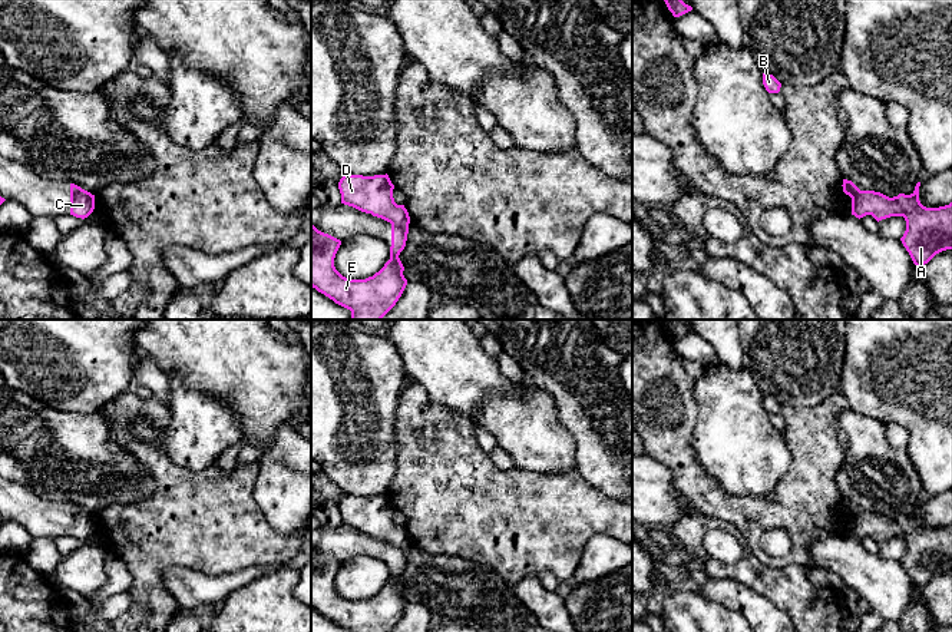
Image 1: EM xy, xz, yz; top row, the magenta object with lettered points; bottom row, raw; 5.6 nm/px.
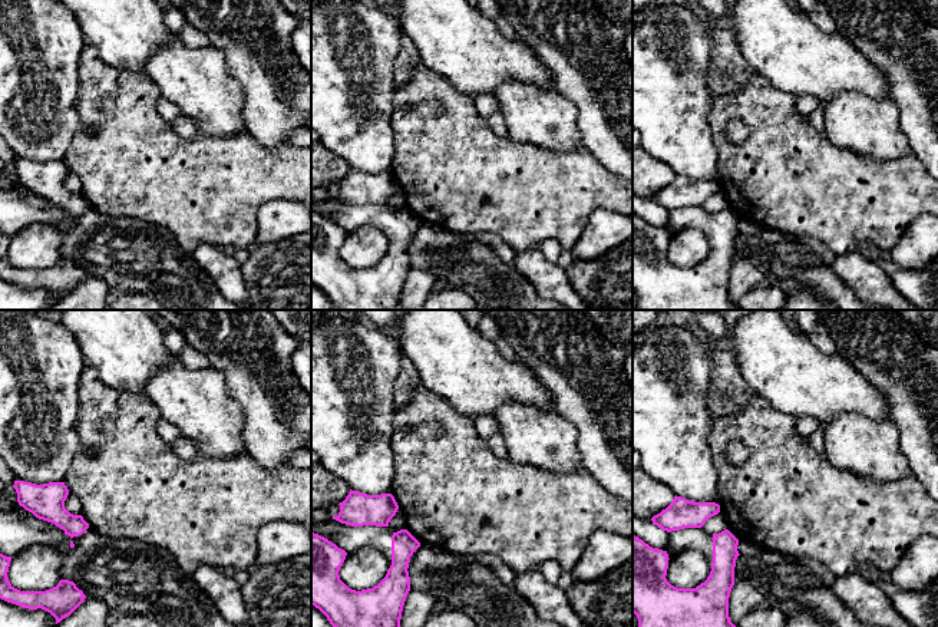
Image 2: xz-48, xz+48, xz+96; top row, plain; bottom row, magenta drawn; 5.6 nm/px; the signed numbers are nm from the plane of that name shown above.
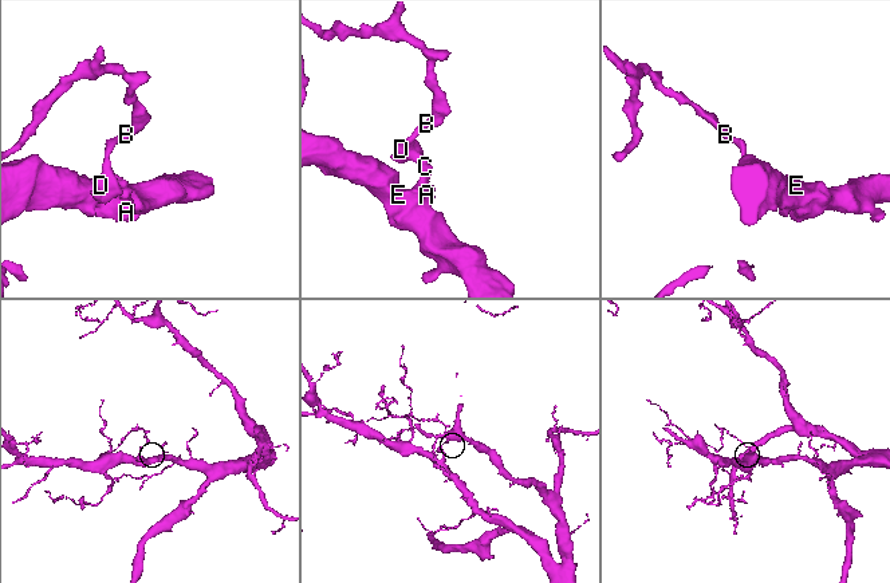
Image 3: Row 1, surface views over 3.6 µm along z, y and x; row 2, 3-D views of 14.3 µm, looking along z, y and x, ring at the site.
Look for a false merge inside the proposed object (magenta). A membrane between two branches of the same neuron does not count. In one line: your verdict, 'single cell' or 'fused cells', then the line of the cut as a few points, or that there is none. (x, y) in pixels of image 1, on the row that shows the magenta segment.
fused cells | xz (392, 224), (407, 225)

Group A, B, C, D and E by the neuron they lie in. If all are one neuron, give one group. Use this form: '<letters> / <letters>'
A C E / B D

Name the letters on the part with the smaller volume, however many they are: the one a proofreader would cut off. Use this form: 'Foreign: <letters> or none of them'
Foreign: B, D

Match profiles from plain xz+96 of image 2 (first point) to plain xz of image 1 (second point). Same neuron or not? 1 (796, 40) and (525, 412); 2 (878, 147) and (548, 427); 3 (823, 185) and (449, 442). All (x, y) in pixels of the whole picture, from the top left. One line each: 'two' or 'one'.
1: two
2: one
3: one

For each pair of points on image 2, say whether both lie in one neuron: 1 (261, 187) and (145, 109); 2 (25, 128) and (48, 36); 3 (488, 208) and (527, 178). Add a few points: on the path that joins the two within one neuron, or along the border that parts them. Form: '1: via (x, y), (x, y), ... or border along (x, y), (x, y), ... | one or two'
1: via (230, 178), (204, 178), (167, 141) | one
2: via (26, 105), (26, 59) | one
3: via (498, 198), (507, 190), (517, 188) | one

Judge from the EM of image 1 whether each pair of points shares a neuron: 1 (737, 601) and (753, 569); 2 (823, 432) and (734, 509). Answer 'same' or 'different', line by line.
1: different
2: same

